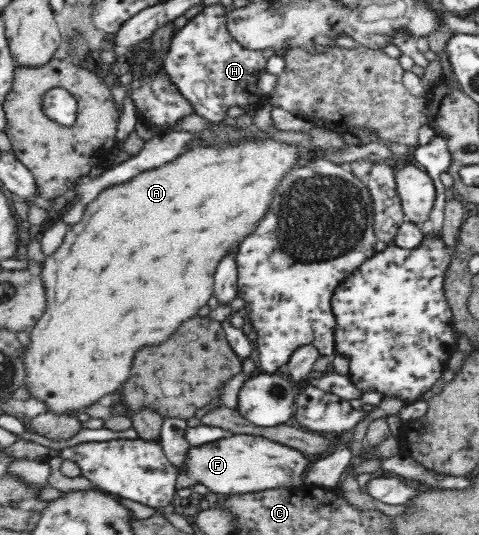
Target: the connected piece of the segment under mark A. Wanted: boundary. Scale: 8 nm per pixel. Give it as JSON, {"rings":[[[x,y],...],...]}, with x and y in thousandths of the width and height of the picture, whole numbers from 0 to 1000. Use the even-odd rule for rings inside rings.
{"rings":[[[497,260],[470,275],[397,271],[380,290],[355,305],[292,321],[292,327],[284,327],[280,335],[263,338],[263,342],[221,350],[192,379],[184,379],[167,413],[142,426],[117,469],[96,479],[90,492],[86,520],[100,570],[96,570],[92,589],[75,600],[75,611],[63,619],[63,649],[48,656],[50,688],[56,697],[52,720],[65,742],[79,750],[92,750],[98,768],[104,772],[161,776],[175,761],[188,761],[194,753],[205,751],[209,742],[217,742],[225,735],[238,736],[244,725],[253,725],[267,712],[271,690],[276,690],[276,671],[288,652],[347,637],[376,611],[376,604],[384,604],[392,593],[405,593],[413,585],[413,578],[434,566],[434,559],[443,551],[443,518],[447,518],[459,480],[472,469],[480,469],[489,458],[497,462],[497,454],[534,424],[534,417],[551,406],[551,398],[568,376],[572,350],[585,342],[593,323],[601,323],[622,305],[626,273],[618,275],[597,267],[589,271],[589,267],[555,264],[555,260]]]}

